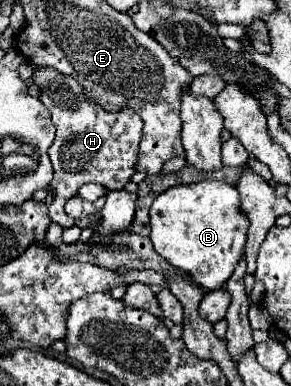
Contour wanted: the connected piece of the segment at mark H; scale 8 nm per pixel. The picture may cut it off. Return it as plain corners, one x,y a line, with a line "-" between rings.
36,70
34,84
42,88
40,102
50,110
52,122
56,126
56,140
48,150
54,166
54,180
50,184
54,190
54,202
48,206
48,212
52,222
60,224
62,228
70,228
74,226
74,220
64,214
64,204
82,184
96,182
106,190
118,190
130,182
144,122
130,108
106,112
100,106
94,106
86,100
82,86
78,86
72,78
58,74
56,70

